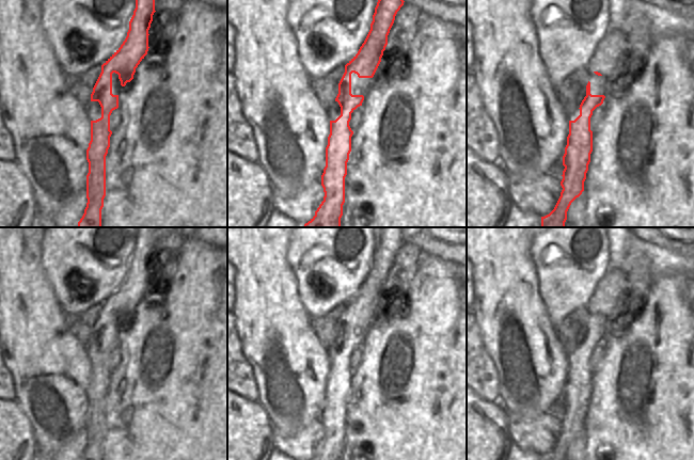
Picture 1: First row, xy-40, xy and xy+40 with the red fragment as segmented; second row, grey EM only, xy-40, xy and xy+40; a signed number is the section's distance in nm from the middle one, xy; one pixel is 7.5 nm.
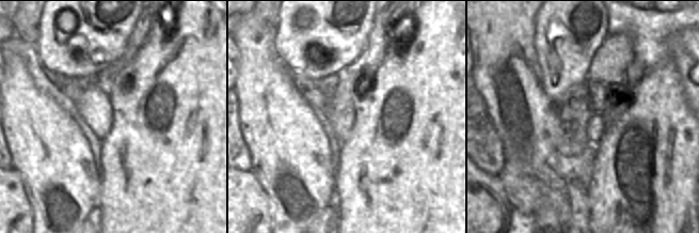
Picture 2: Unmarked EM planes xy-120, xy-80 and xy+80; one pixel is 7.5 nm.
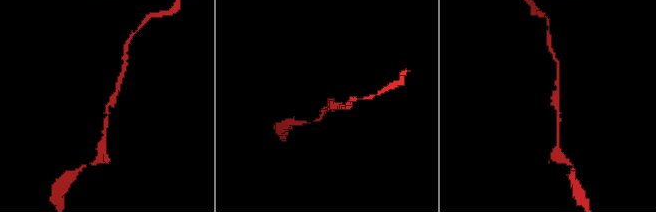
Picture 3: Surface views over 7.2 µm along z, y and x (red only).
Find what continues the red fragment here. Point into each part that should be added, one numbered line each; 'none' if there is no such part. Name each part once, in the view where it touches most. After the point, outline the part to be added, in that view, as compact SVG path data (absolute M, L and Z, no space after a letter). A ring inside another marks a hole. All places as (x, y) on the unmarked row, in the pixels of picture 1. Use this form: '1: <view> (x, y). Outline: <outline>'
none.

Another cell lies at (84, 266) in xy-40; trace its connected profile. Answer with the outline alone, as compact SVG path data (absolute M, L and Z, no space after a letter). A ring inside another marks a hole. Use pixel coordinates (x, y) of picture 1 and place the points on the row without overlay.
M46 227L42 239L42 267L64 313L83 313L106 302L121 286L136 248L138 227Z

